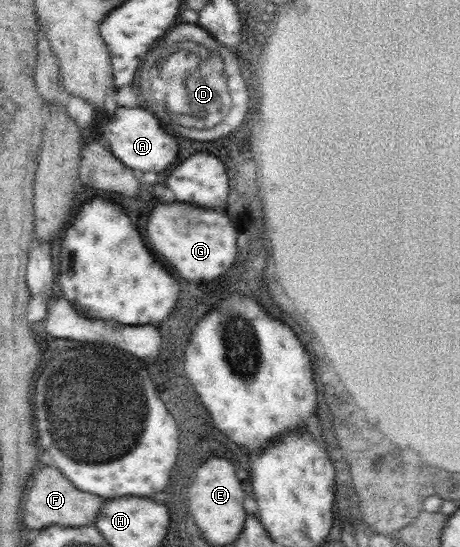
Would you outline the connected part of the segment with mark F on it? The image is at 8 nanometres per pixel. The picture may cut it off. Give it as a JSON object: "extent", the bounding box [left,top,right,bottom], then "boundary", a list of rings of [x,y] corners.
{"extent":[20,460,104,530],"boundary":[[[46,460],[46,466],[39,472],[33,473],[30,482],[26,485],[25,496],[21,501],[20,519],[28,529],[41,530],[48,525],[83,527],[96,523],[104,500],[101,496],[77,489],[67,477]]]}

